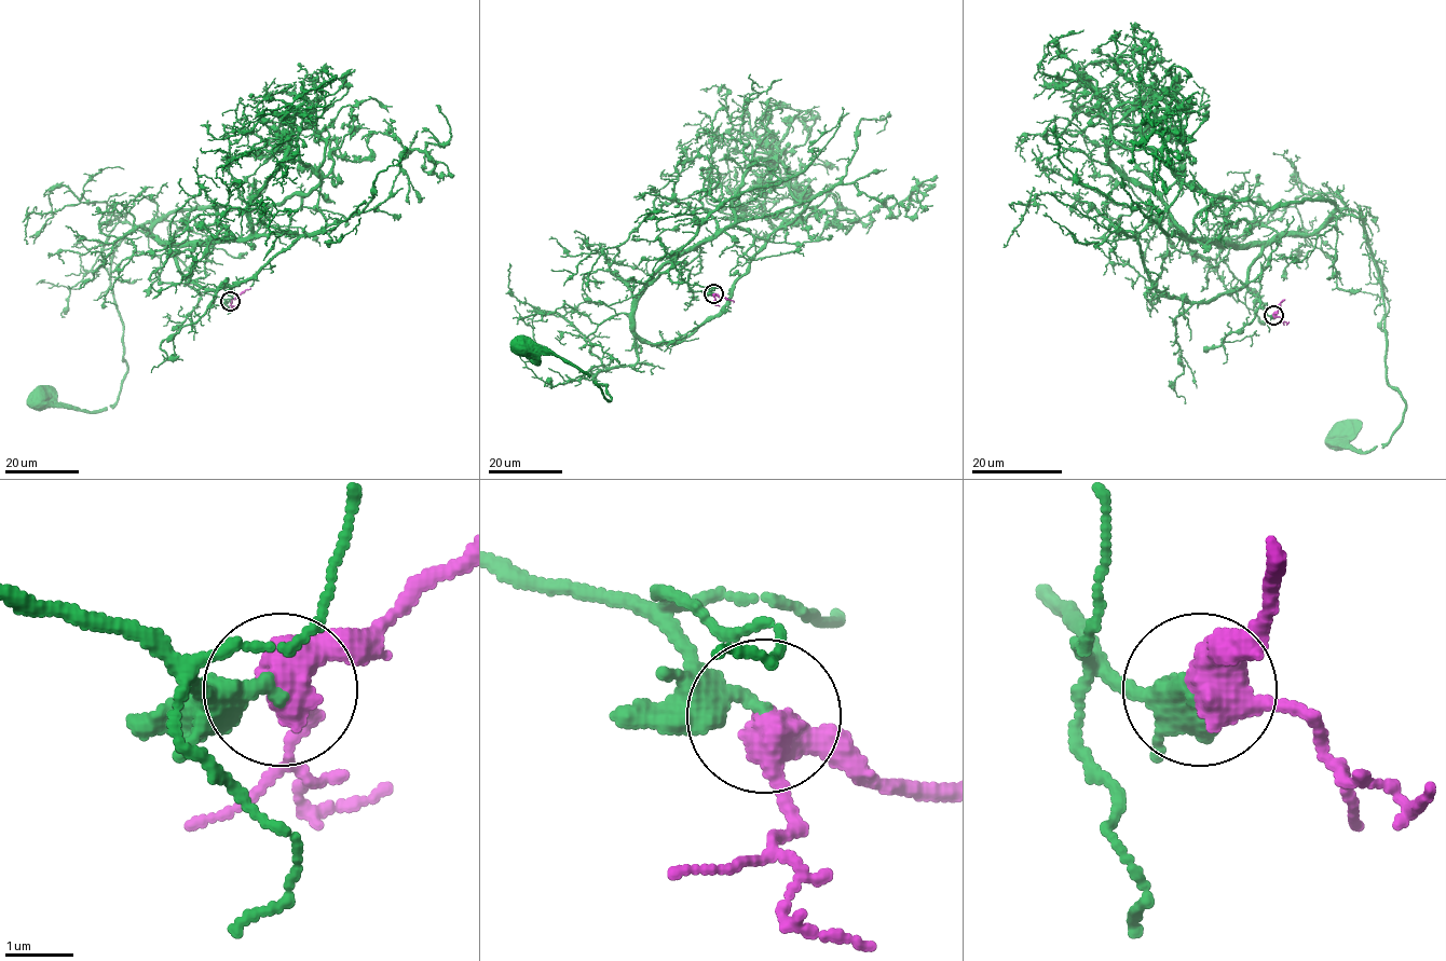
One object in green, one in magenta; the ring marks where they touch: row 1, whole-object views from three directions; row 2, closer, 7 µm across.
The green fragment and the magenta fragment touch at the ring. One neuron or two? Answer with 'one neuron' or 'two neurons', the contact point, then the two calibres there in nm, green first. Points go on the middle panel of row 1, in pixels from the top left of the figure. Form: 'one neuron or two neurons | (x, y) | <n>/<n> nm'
one neuron | (713, 293) | 340/500 nm

